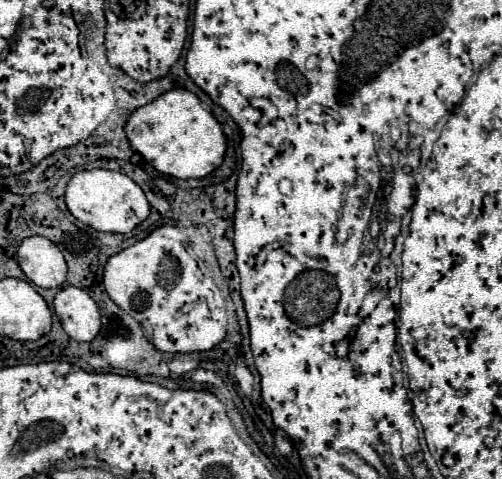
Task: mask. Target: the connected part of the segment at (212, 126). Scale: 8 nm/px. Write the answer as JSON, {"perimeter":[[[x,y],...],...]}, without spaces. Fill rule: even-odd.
{"perimeter":[[[170,89],[152,103],[138,107],[130,115],[124,131],[132,149],[140,153],[146,163],[156,171],[178,179],[204,177],[212,173],[222,163],[226,151],[222,127],[212,113],[200,105],[200,99],[186,89]]]}

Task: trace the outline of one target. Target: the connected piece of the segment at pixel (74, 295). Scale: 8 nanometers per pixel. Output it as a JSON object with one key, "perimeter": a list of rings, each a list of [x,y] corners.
{"perimeter":[[[80,287],[60,289],[54,297],[54,311],[66,334],[76,341],[92,341],[101,330],[98,305]]]}

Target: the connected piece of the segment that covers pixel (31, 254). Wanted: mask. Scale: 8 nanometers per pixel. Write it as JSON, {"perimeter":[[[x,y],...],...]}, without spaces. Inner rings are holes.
{"perimeter":[[[28,237],[18,247],[18,265],[38,287],[60,287],[66,279],[62,251],[46,237]]]}

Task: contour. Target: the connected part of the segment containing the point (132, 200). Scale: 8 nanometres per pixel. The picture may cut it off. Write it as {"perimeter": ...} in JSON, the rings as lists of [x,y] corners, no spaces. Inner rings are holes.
{"perimeter":[[[108,169],[78,171],[66,185],[66,207],[82,223],[110,233],[128,233],[150,215],[150,205],[142,189],[126,175]]]}

